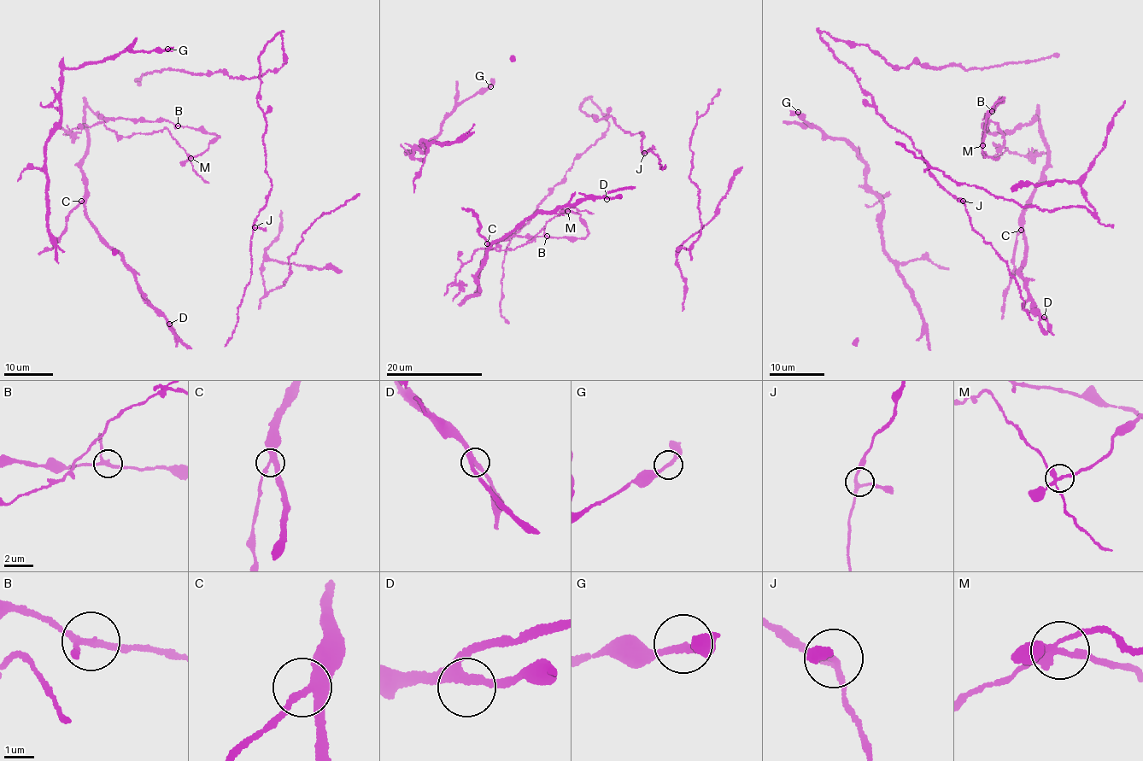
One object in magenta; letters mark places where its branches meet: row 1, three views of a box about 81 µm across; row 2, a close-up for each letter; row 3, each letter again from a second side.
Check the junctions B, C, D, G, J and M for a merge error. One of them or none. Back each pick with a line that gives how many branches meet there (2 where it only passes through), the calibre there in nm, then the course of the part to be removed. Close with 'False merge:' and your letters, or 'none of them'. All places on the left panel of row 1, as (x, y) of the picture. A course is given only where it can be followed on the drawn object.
M: 4 | 240 nm | (190, 157), (170, 131), (165, 129), (124, 137), (117, 136), (103, 122), (72, 130), (71, 136), (63, 134)
False merge: M

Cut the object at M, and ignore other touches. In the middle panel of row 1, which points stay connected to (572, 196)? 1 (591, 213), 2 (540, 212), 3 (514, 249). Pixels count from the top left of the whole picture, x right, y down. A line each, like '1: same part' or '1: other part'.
1: other part
2: same part
3: other part

